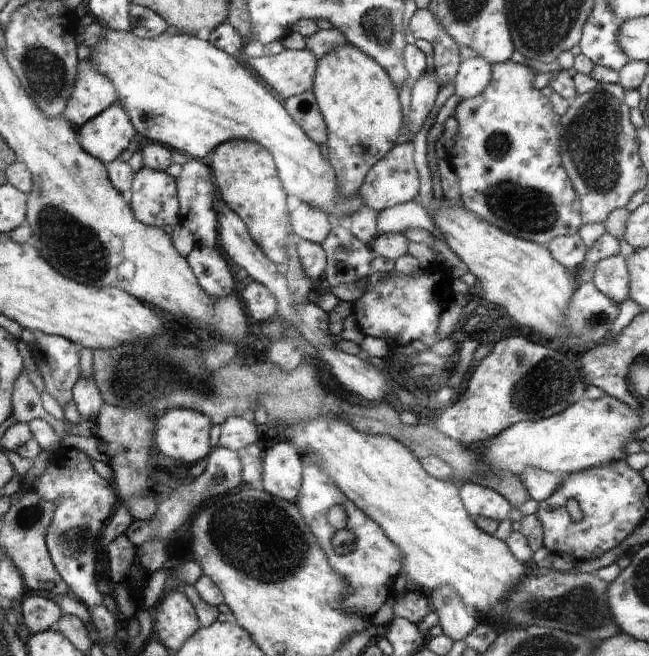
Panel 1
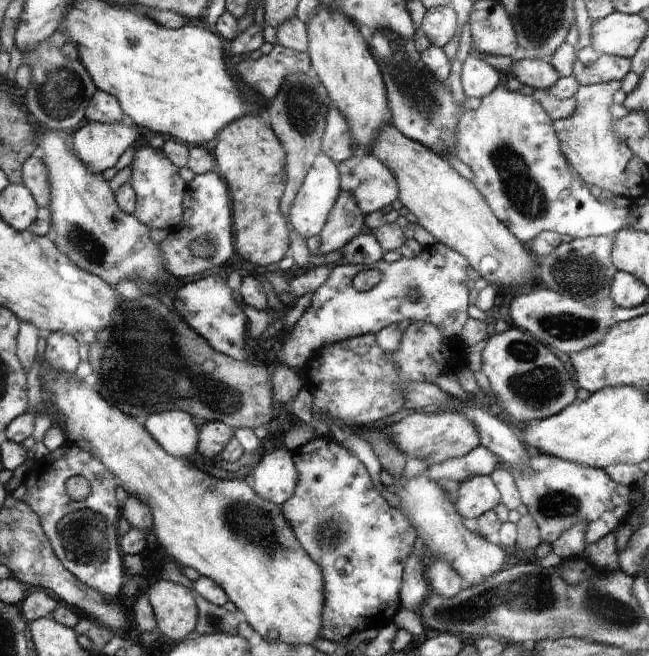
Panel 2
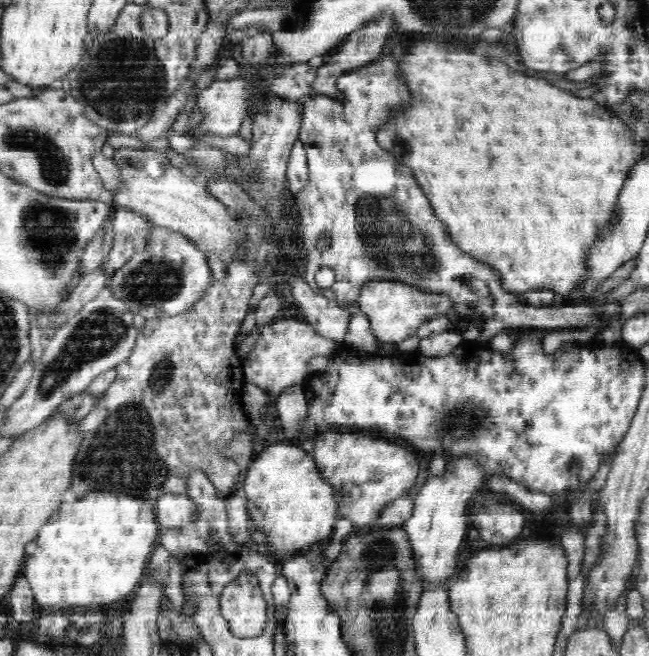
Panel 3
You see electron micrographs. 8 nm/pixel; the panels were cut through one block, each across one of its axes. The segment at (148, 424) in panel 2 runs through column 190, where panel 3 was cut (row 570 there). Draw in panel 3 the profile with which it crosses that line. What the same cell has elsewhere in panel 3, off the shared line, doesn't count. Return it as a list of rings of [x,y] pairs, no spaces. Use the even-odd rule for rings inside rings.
[[[462,456],[454,460],[454,464],[448,464],[443,475],[429,476],[416,494],[413,515],[406,520],[402,529],[409,537],[414,553],[415,576],[419,576],[423,590],[430,586],[443,586],[438,582],[452,578],[456,558],[464,553],[469,529],[467,511],[470,498],[474,496],[478,486],[482,486],[487,475],[483,468],[468,461],[467,456]]]

